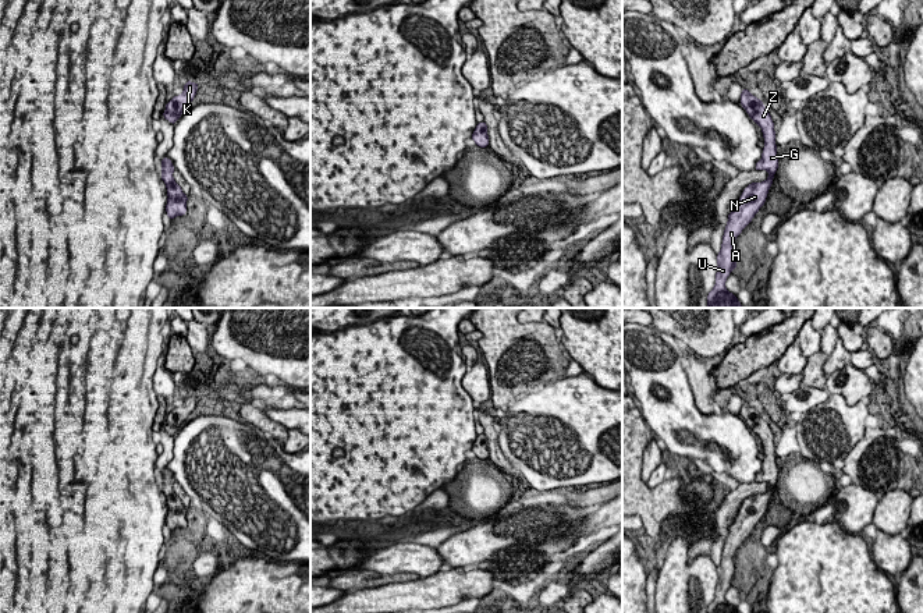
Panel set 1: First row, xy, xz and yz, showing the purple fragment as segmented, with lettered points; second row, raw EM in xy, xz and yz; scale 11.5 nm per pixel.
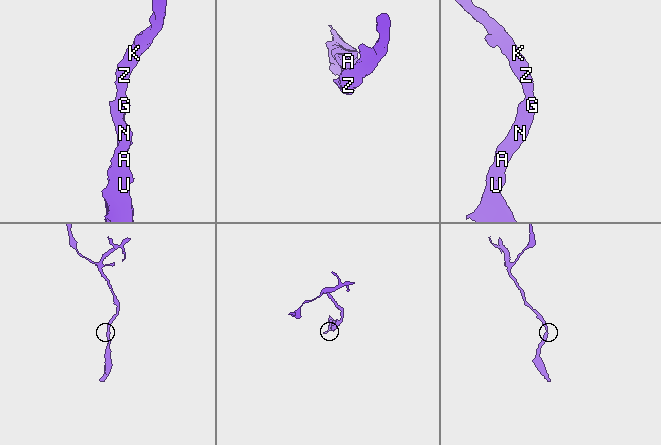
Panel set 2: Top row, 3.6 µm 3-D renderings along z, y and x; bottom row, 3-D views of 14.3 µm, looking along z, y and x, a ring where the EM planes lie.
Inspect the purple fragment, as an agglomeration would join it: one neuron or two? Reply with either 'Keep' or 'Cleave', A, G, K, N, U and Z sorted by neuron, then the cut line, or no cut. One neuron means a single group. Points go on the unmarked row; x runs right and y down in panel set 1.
Keep. Groups: A G K N U Z. No split

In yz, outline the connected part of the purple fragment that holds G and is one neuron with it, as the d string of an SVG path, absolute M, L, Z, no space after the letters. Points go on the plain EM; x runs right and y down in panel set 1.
M749 401L742 403L741 417L749 429L759 436L763 443L764 460L762 472L756 475L755 482L767 482L768 490L762 495L752 495L745 499L735 521L728 527L728 535L724 542L721 563L717 566L717 585L714 600L709 605L707 613L738 613L736 607L725 600L725 592L736 580L734 556L742 542L752 534L759 521L764 517L773 489L778 481L778 468L775 457L774 435L763 414L753 408Z

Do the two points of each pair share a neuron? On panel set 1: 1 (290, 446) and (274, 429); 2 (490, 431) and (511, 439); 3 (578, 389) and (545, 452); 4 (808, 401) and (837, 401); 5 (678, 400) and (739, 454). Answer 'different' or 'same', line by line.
1: same
2: different
3: same
4: different
5: same

